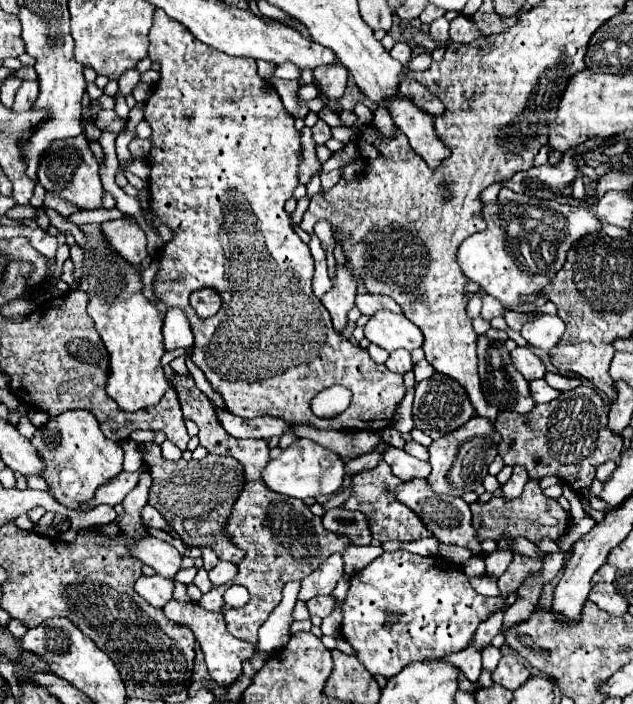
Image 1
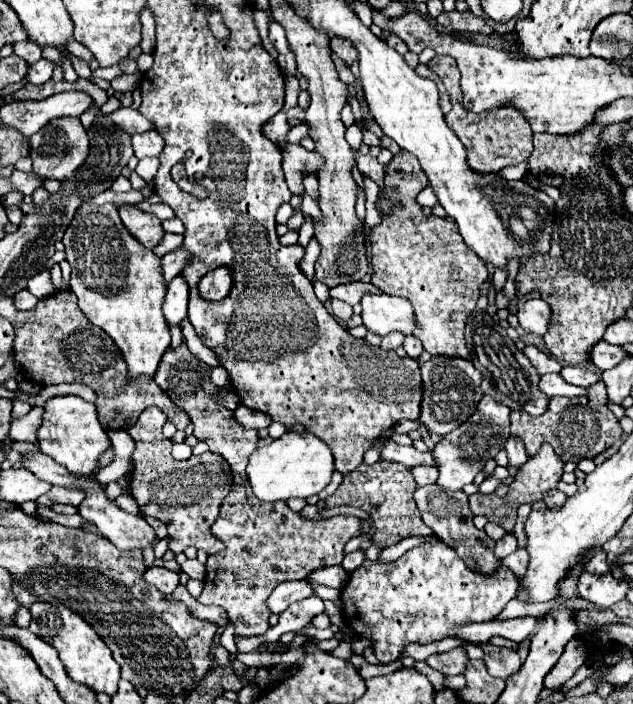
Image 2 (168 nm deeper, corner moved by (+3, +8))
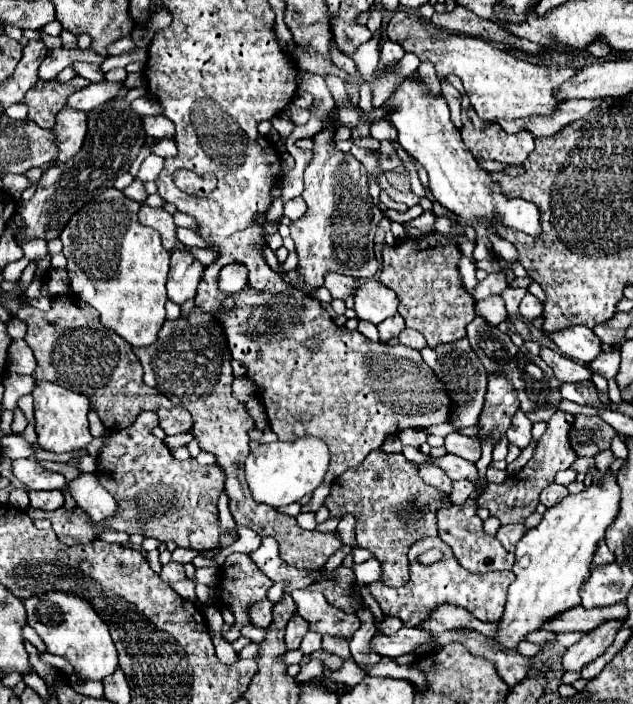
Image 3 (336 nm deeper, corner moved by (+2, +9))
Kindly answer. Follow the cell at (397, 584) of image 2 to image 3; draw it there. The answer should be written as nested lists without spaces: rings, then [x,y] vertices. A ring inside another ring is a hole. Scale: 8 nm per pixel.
[[[438,536],[418,540],[408,552],[408,562],[410,562],[410,580],[402,588],[390,588],[390,586],[384,586],[382,582],[368,584],[372,596],[378,600],[382,612],[390,614],[390,616],[398,616],[404,622],[404,626],[418,626],[432,608],[436,608],[438,604],[444,604],[444,602],[466,608],[470,614],[474,614],[482,622],[498,622],[498,618],[502,618],[502,610],[506,604],[506,590],[508,590],[510,582],[514,580],[514,574],[510,570],[474,574],[456,562],[450,546],[446,546]],[[428,548],[440,548],[444,556],[440,562],[436,562],[432,566],[422,566],[418,562],[418,556]]]

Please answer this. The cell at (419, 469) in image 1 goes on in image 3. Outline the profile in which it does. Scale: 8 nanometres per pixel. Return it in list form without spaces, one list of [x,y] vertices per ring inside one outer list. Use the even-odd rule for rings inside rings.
[[[434,464],[420,466],[420,478],[430,486],[440,488],[444,494],[450,494],[452,490],[452,480],[446,476],[446,472],[440,466],[434,466]]]

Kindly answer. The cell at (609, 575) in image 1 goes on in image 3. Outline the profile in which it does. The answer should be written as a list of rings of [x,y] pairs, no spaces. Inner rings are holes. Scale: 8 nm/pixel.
[[[602,538],[602,542],[598,542],[598,550],[594,554],[594,564],[602,566],[602,564],[610,564],[610,562],[614,562],[614,554],[610,554],[610,548],[606,546],[606,542]]]

